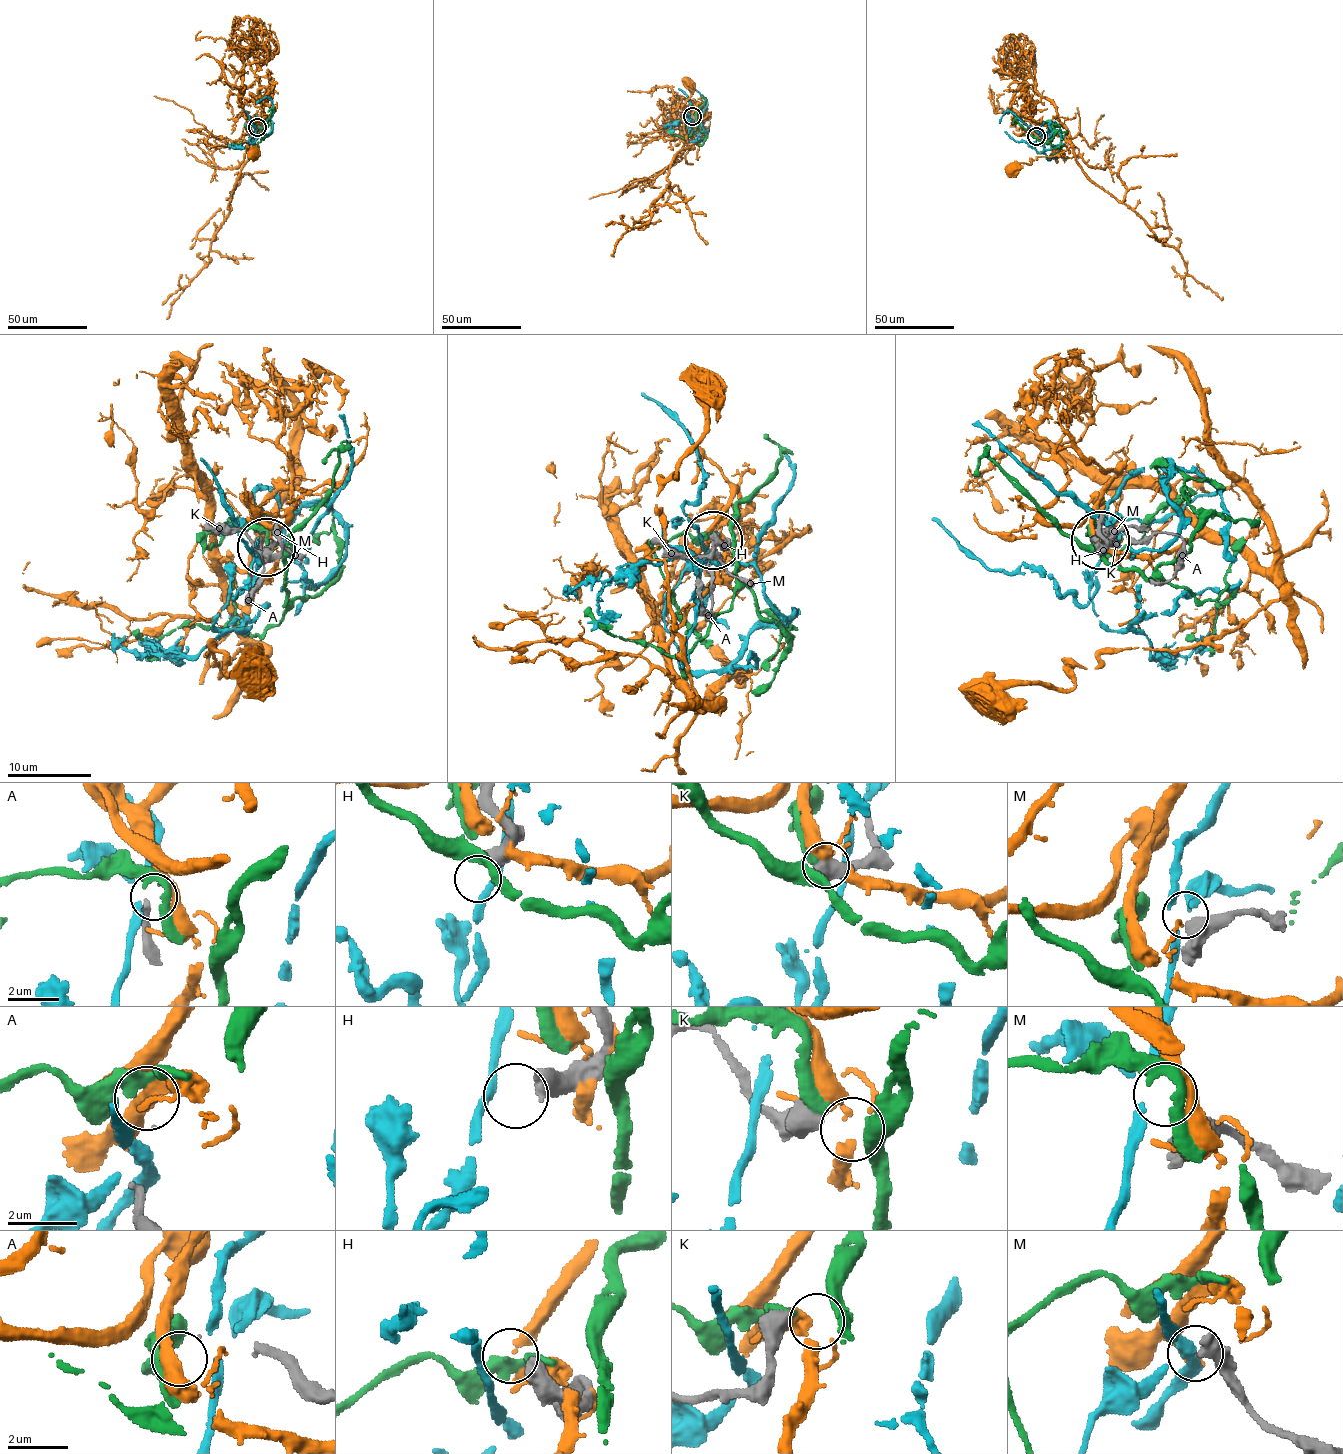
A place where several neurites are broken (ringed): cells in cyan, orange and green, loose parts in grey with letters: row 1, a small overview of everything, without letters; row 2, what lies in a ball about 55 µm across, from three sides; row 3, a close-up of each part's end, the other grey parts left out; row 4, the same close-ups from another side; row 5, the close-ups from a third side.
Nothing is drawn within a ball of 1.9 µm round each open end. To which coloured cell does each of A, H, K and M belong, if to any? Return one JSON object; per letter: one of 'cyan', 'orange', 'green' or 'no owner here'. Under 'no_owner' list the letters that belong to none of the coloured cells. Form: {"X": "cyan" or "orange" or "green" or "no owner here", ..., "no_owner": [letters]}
{"A": "green", "H": "no owner here", "K": "no owner here", "M": "cyan", "no_owner": ["H", "K"]}

